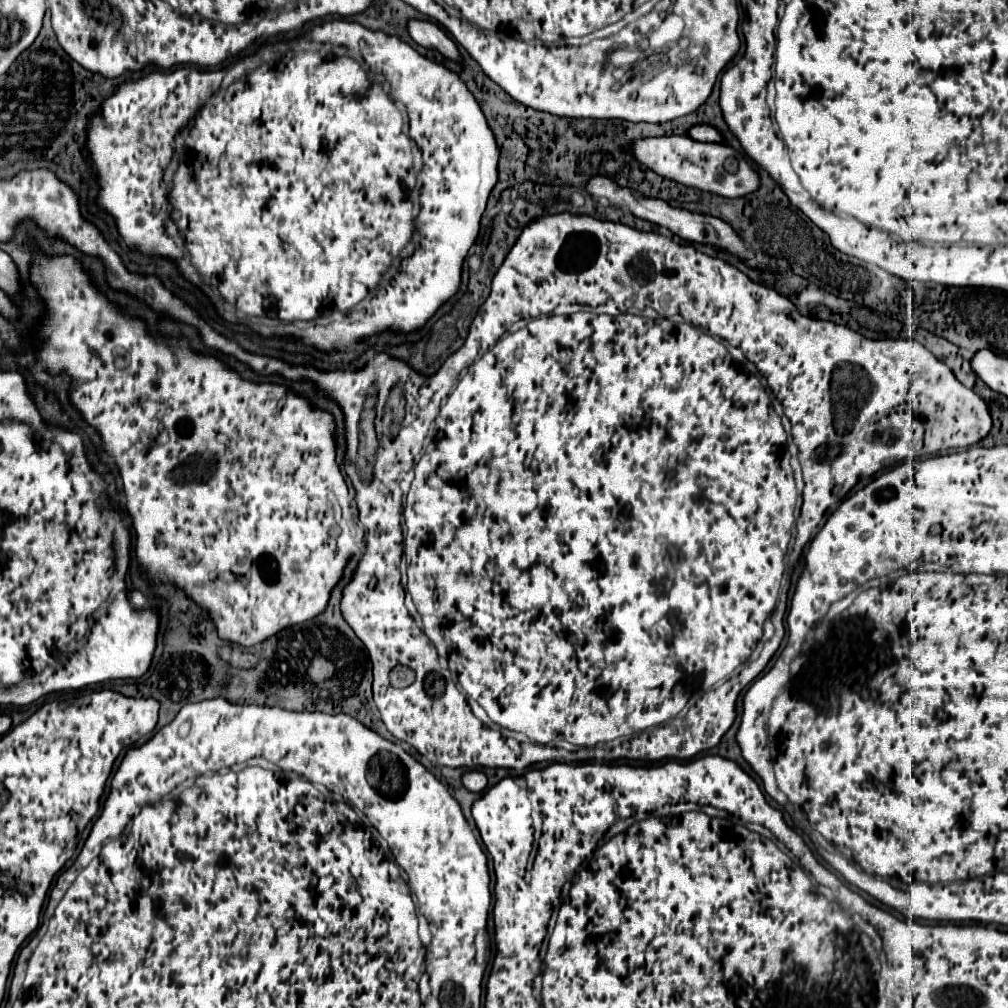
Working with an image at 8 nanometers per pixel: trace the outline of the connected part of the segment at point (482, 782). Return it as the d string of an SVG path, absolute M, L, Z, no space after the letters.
M468 771L468 773L464 773L462 783L464 783L466 789L470 789L474 793L482 793L486 789L486 785L488 785L488 779L486 779L486 775L482 771Z

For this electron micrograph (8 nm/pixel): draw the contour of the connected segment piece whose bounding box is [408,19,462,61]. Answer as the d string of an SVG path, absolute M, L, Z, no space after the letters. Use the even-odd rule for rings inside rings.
M408 19L408 33L422 47L434 47L436 51L440 51L442 55L446 55L452 61L460 61L462 59L460 53L458 53L456 43L432 21Z

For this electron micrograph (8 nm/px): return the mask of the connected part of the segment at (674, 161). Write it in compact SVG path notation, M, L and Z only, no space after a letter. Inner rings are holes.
M654 137L654 139L640 139L632 145L632 151L636 159L646 165L648 169L656 171L662 177L668 177L672 181L678 181L688 187L696 187L700 191L710 191L720 197L744 197L748 193L754 193L760 189L760 175L752 169L748 159L734 151L728 145L718 145L718 143L700 143L690 137ZM728 157L738 159L738 171L728 173L724 169L724 161Z

